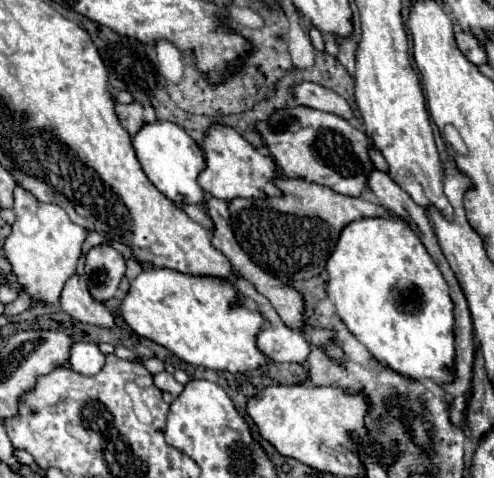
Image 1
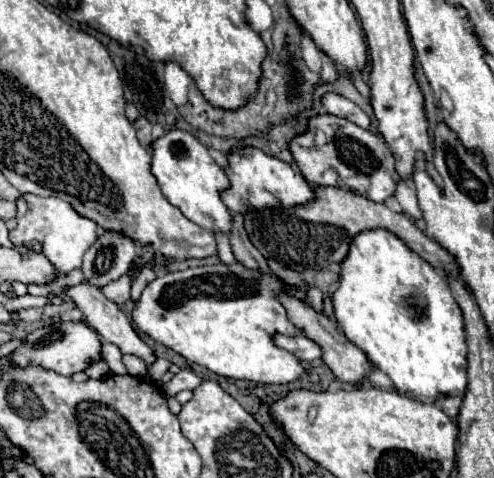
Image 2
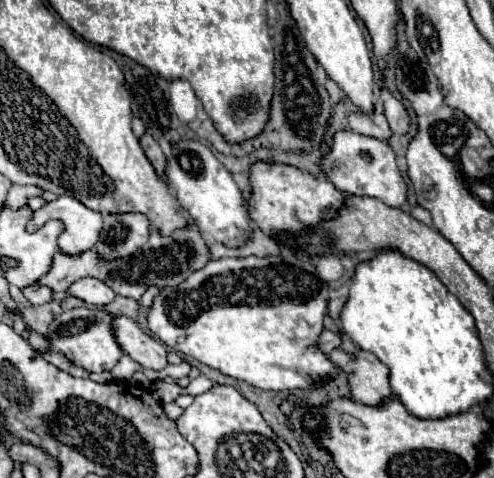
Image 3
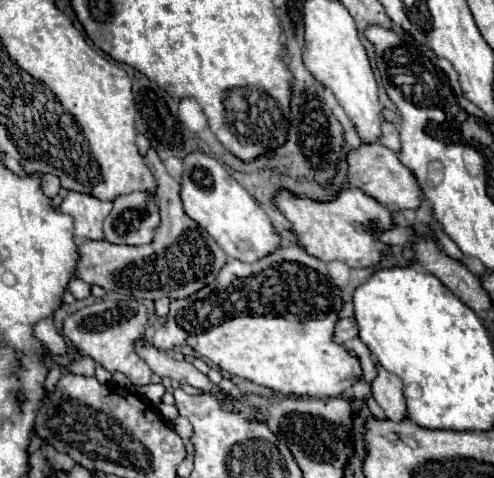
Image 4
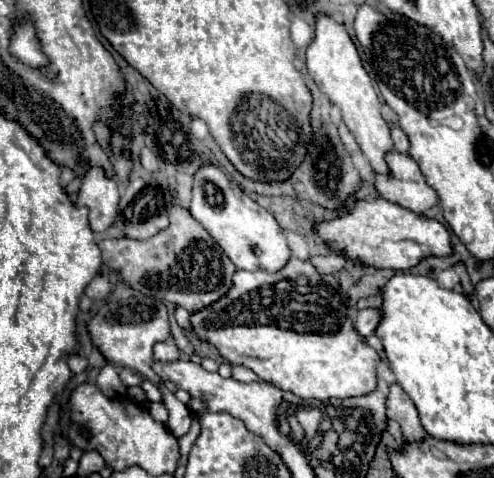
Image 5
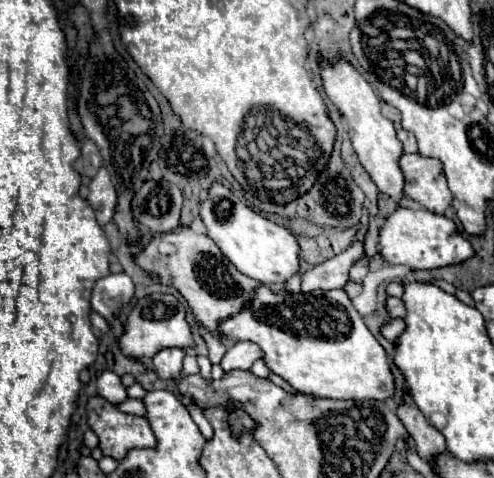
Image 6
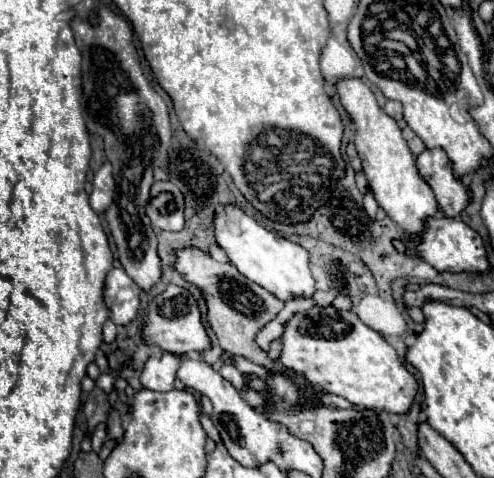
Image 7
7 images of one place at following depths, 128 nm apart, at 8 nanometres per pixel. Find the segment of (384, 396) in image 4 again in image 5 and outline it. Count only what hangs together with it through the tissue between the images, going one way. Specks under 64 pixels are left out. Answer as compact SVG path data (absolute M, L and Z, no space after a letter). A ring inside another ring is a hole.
M398 384L390 386L390 394L386 398L386 414L400 424L402 434L408 440L422 440L426 436L426 432L418 420L416 406L412 404L408 394Z

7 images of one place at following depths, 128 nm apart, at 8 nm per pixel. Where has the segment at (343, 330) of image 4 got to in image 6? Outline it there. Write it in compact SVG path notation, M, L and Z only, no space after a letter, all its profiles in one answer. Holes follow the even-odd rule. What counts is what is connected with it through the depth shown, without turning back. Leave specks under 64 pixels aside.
M388 298L386 312L388 312L388 322L394 322L396 318L404 318L404 304L400 304L400 298Z

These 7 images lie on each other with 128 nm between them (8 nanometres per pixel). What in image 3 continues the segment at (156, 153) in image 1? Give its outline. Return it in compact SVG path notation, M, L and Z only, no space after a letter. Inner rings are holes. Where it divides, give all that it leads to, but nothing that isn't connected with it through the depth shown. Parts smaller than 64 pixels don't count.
M178 140L172 144L172 156L168 158L166 178L176 192L182 208L196 220L204 240L208 244L222 242L226 246L242 246L252 236L252 222L244 208L242 190L232 180L230 172L216 160L208 146L198 140Z

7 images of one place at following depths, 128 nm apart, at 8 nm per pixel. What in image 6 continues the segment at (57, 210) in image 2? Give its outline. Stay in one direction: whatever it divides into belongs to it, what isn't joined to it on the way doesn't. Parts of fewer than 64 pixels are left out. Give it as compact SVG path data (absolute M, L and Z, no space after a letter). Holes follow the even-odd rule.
M100 168L98 174L92 178L88 188L90 188L90 194L88 194L86 200L92 206L98 224L104 226L112 220L112 216L116 212L116 206L118 206L118 196L116 196L114 184L108 176L108 170Z

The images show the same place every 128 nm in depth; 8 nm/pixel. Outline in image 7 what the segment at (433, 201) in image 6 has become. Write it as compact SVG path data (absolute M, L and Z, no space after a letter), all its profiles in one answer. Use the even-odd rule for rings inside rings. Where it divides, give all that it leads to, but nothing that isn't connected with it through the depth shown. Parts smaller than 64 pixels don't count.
M424 150L420 156L416 156L416 168L432 188L440 212L450 218L458 216L468 202L468 190L460 180L452 176L450 160L444 150Z

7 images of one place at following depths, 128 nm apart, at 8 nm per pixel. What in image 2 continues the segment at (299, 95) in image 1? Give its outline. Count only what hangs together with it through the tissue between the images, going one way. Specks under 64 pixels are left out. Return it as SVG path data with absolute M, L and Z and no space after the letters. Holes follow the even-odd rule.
M326 92L320 100L320 104L334 116L340 116L340 118L346 118L354 124L358 124L360 128L368 128L370 126L370 118L350 100L346 100L344 96L340 94L334 94L334 92Z

